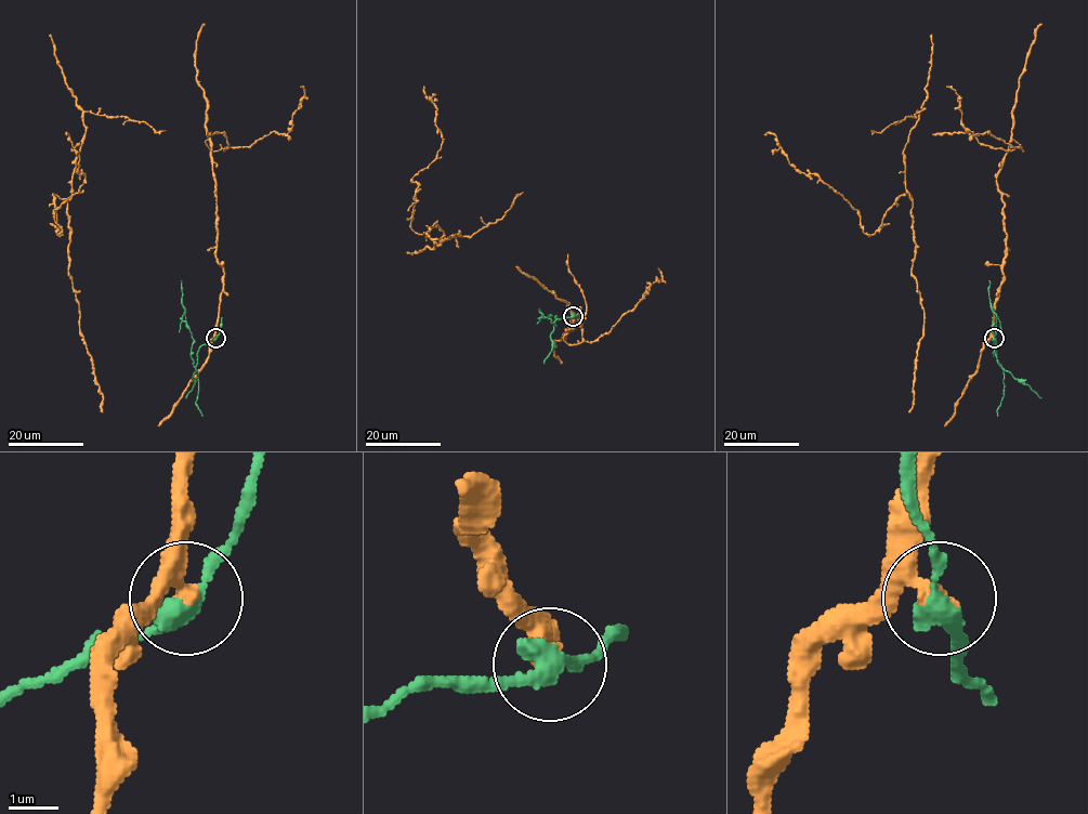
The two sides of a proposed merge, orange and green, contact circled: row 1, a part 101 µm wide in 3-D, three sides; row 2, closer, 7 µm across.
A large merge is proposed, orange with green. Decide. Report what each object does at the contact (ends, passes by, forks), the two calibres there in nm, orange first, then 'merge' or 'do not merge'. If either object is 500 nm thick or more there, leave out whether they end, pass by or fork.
orange ends | green passes by | 340/360 nm | do not merge

